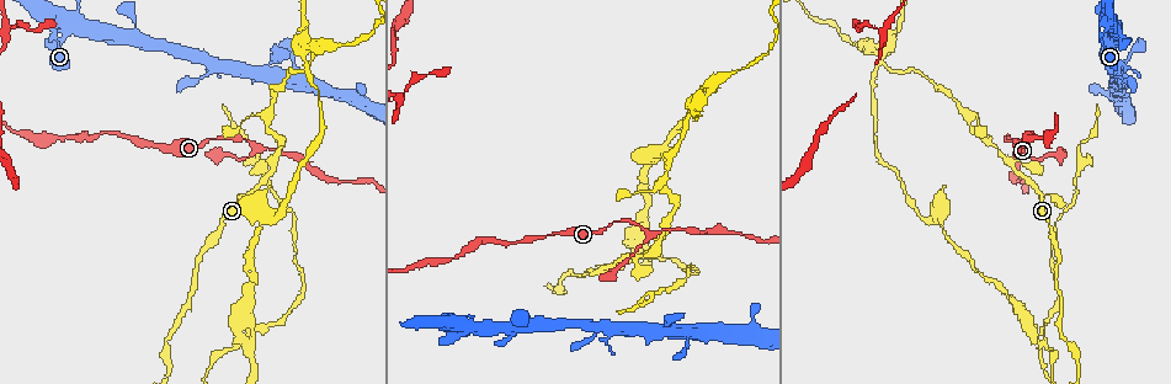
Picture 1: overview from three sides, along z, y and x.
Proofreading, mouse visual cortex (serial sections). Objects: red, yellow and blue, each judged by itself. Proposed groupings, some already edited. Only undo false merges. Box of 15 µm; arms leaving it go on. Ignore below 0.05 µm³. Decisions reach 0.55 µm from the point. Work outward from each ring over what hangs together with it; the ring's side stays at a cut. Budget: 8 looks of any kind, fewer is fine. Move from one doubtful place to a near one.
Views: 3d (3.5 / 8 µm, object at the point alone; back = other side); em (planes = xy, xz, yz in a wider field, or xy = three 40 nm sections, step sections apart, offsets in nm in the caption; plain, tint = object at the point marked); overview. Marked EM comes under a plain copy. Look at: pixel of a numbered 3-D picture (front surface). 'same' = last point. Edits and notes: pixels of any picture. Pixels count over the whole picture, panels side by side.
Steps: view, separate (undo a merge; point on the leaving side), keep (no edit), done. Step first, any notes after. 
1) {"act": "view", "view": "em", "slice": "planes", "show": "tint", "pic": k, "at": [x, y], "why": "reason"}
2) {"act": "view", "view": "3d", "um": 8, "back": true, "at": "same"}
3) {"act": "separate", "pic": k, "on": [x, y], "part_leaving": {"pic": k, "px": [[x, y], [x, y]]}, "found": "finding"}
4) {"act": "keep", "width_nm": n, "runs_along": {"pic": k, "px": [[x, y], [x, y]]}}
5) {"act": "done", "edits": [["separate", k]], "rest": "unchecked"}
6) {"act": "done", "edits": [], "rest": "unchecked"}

{"act": "view", "view": "3d", "um": 3.5, "back": true, "pic": 1, "at": [274, 162]}

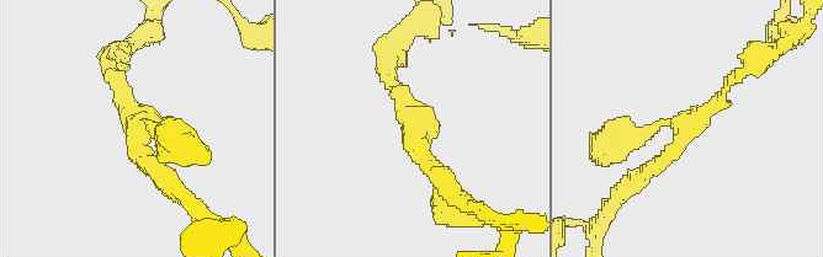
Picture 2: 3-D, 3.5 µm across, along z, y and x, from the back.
{"act": "view", "view": "em", "slice": "xy", "step": 2, "show": "tint", "pic": 2, "at": [412, 133], "arms": 3, "arm_widths_nm": [150, 150, 200], "why": "now the EM"}

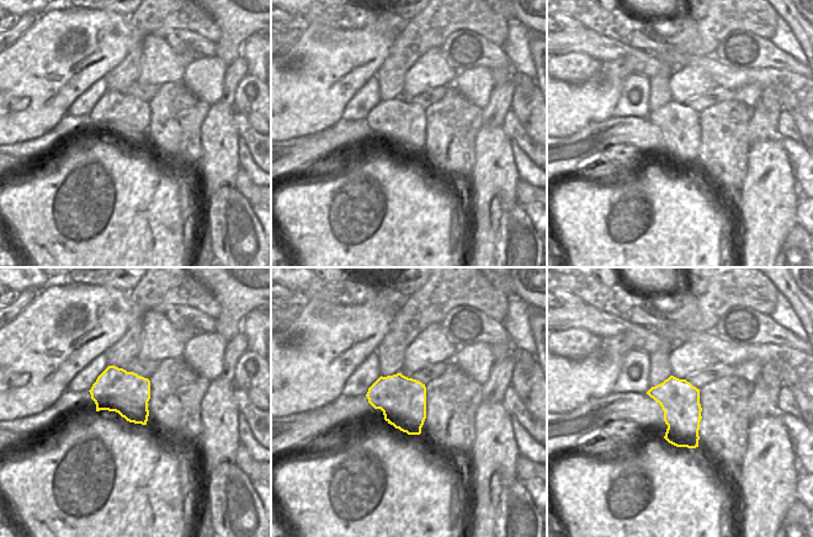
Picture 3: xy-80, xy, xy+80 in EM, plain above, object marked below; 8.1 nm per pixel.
{"act": "keep", "runs_along": {"pic": 2, "px": [[633, 181], [672, 151], [737, 75]]}, "found": "all the same cell"}

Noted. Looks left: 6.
{"act": "view", "view": "3d", "um": 3.5, "pic": 1, "at": [971, 116], "why": "three-way junction"}

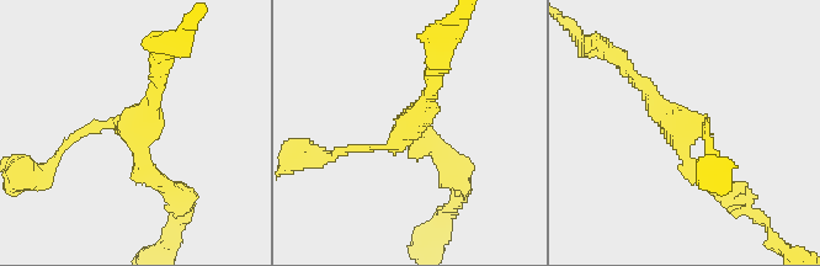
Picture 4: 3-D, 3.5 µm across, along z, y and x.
{"act": "view", "view": "em", "slice": "xy", "step": 1, "show": "tint", "pic": 4, "at": [138, 135], "arms": 3, "arm_widths_nm": [100, 200, 200]}

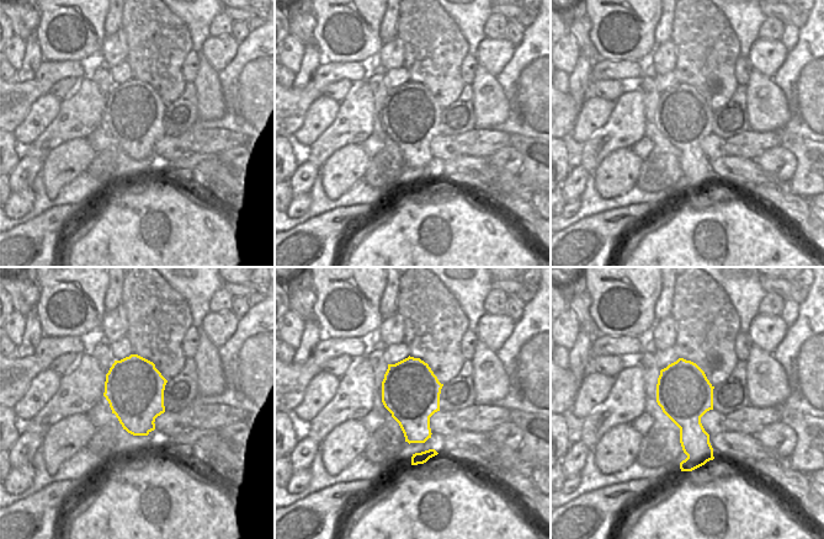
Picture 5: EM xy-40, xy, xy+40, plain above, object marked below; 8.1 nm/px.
{"act": "keep", "runs_along": {"pic": 4, "px": [[718, 190], [631, 72]]}, "found": "continuous, no second cell"}

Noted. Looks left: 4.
{"act": "view", "view": "3d", "um": 3.5, "pic": 1, "at": [311, 63], "why": "four arms meet"}

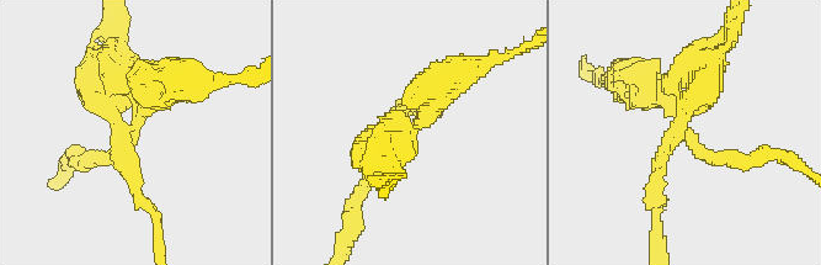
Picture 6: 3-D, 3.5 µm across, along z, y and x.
{"act": "view", "view": "em", "slice": "xy", "step": 1, "show": "tint", "pic": 6, "at": [679, 128], "arms": 4, "arm_widths_nm": [150, 200, 350, 400]}

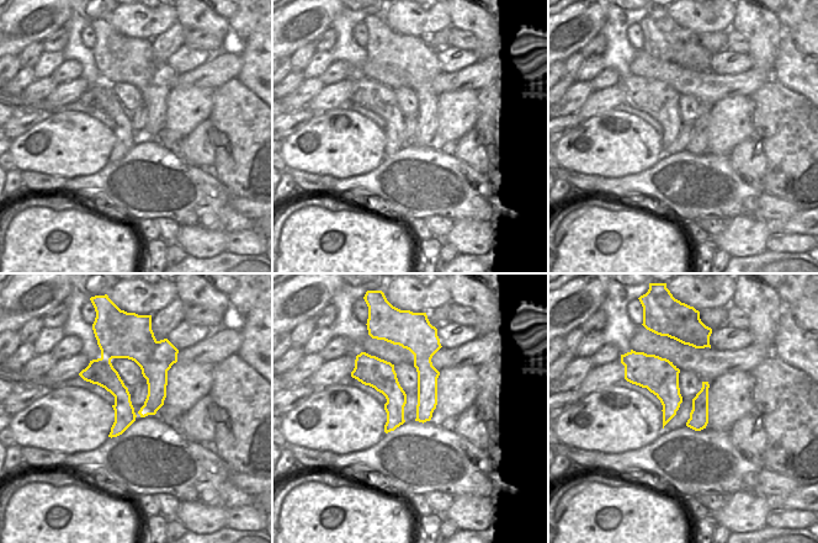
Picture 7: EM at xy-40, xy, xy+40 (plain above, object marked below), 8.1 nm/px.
{"act": "separate", "pic": 6, "on": [686, 64], "part_leaving": {"pic": 6, "px": [[671, 131], [655, 176], [655, 245]]}, "found": "two cells meet here"}

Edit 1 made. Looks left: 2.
{"act": "done", "edits": [["separate", 6]], "rest": "unchecked"}

